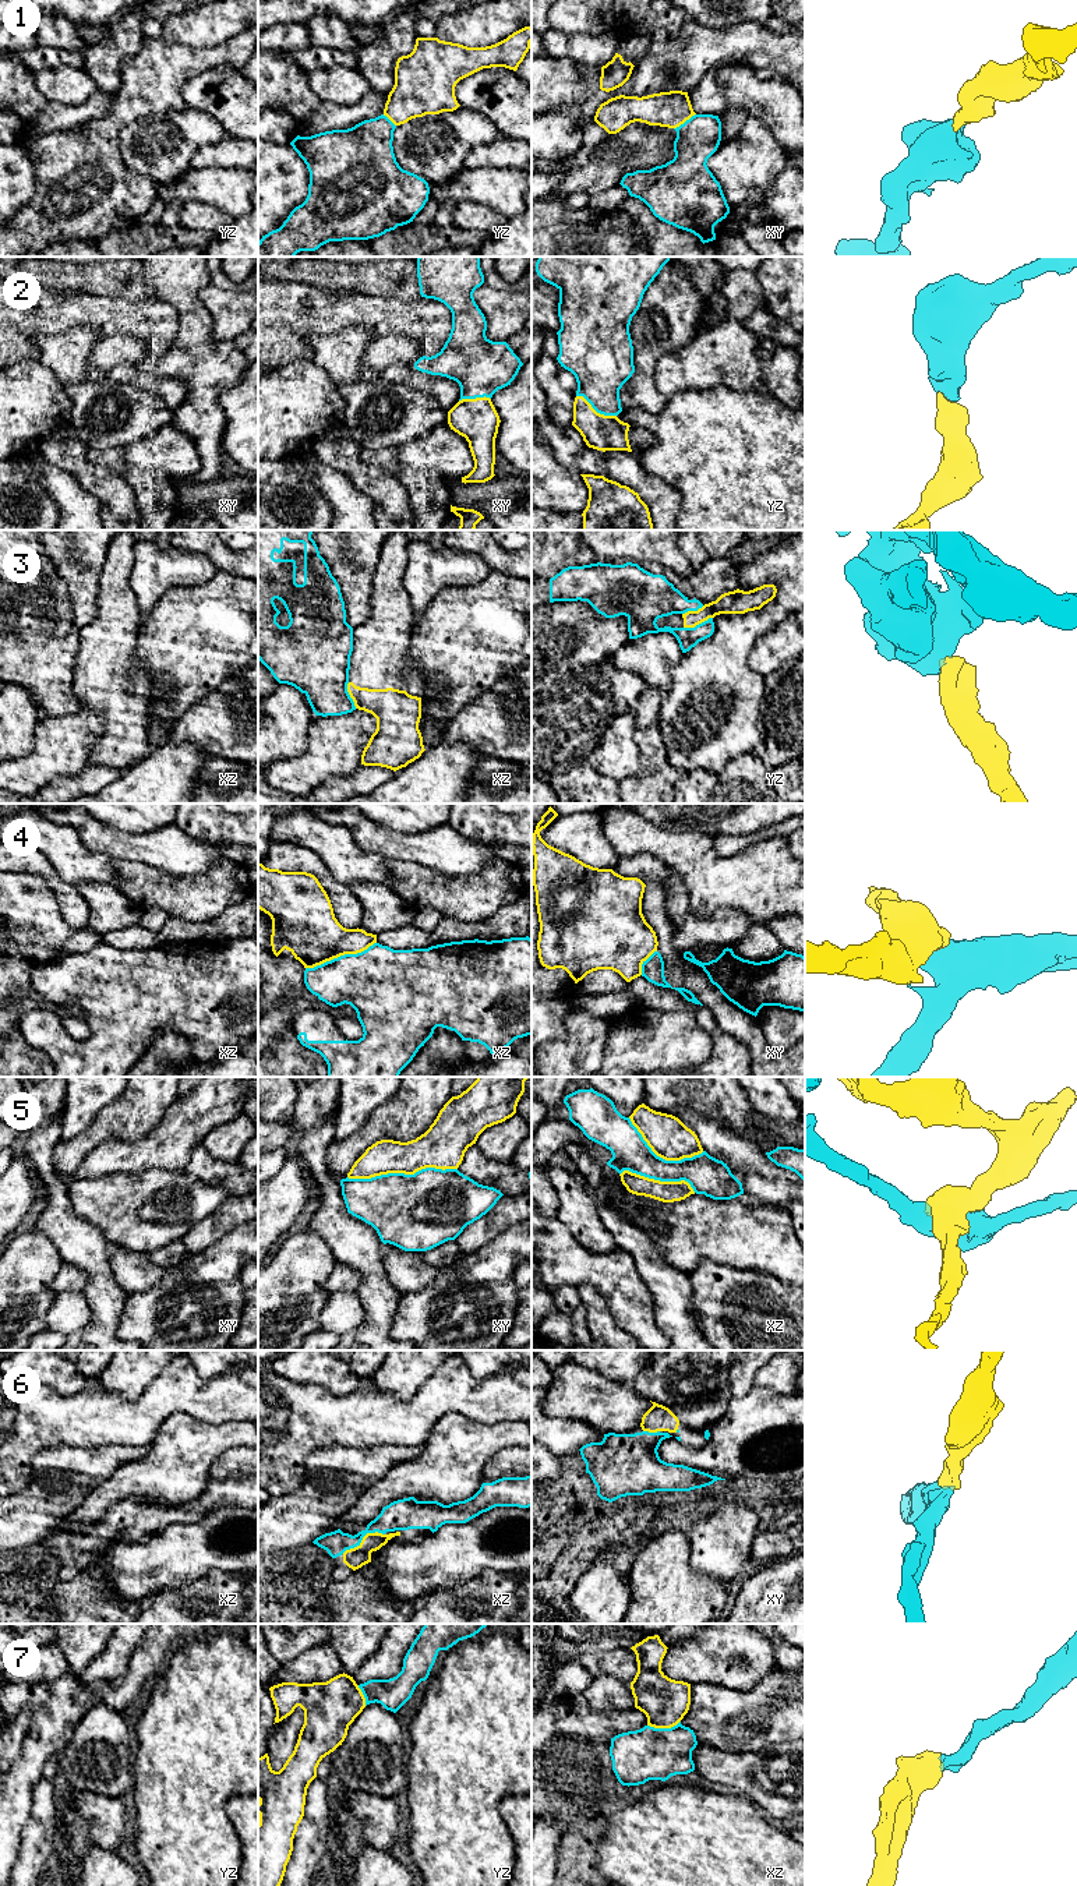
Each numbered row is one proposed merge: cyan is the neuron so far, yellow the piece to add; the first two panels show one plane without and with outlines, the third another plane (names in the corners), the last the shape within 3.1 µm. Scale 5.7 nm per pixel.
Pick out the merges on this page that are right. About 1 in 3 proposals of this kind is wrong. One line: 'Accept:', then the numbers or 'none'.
Accept: 1, 2, 6, 7

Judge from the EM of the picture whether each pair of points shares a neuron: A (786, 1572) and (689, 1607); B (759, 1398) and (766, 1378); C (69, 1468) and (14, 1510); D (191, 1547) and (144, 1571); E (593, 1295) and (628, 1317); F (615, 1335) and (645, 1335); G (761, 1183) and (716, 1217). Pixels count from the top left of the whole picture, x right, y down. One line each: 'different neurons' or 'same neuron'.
A: different neurons
B: different neurons
C: same neuron
D: same neuron
E: different neurons
F: different neurons
G: different neurons

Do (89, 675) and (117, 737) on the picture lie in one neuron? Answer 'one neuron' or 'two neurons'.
one neuron

